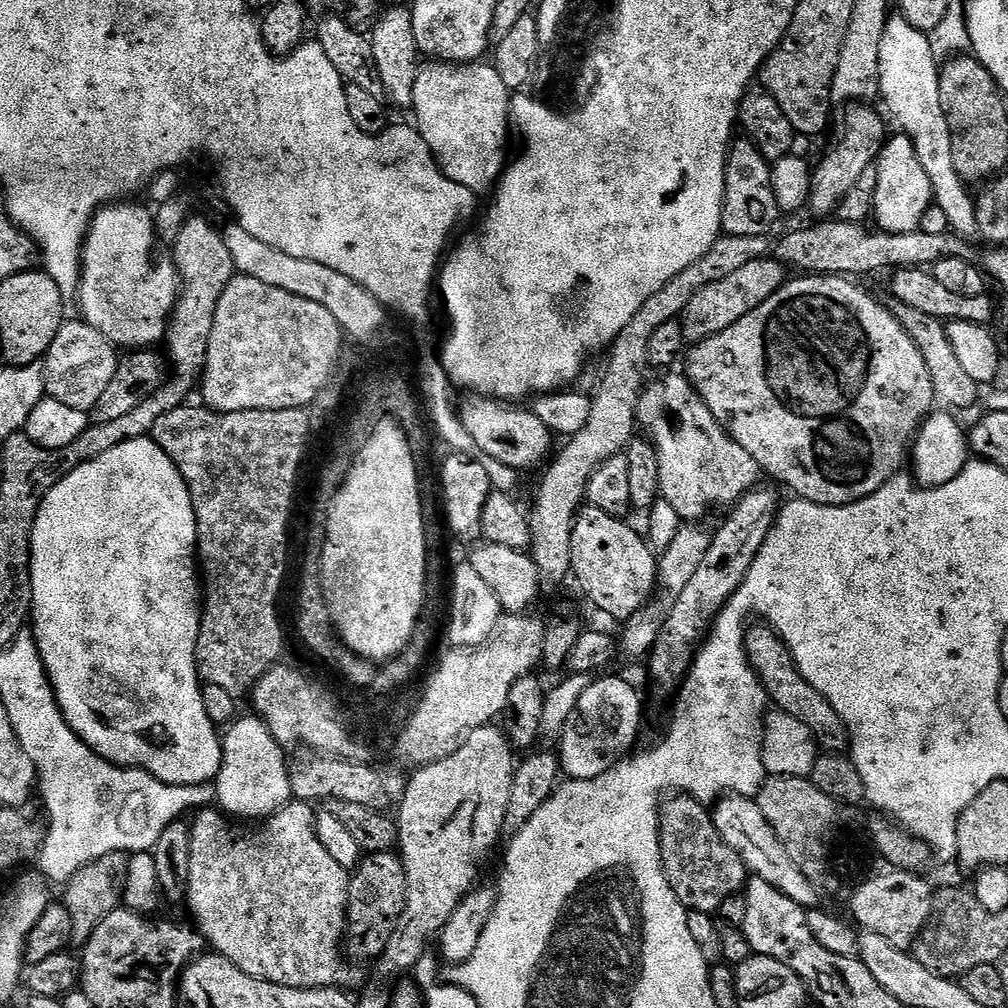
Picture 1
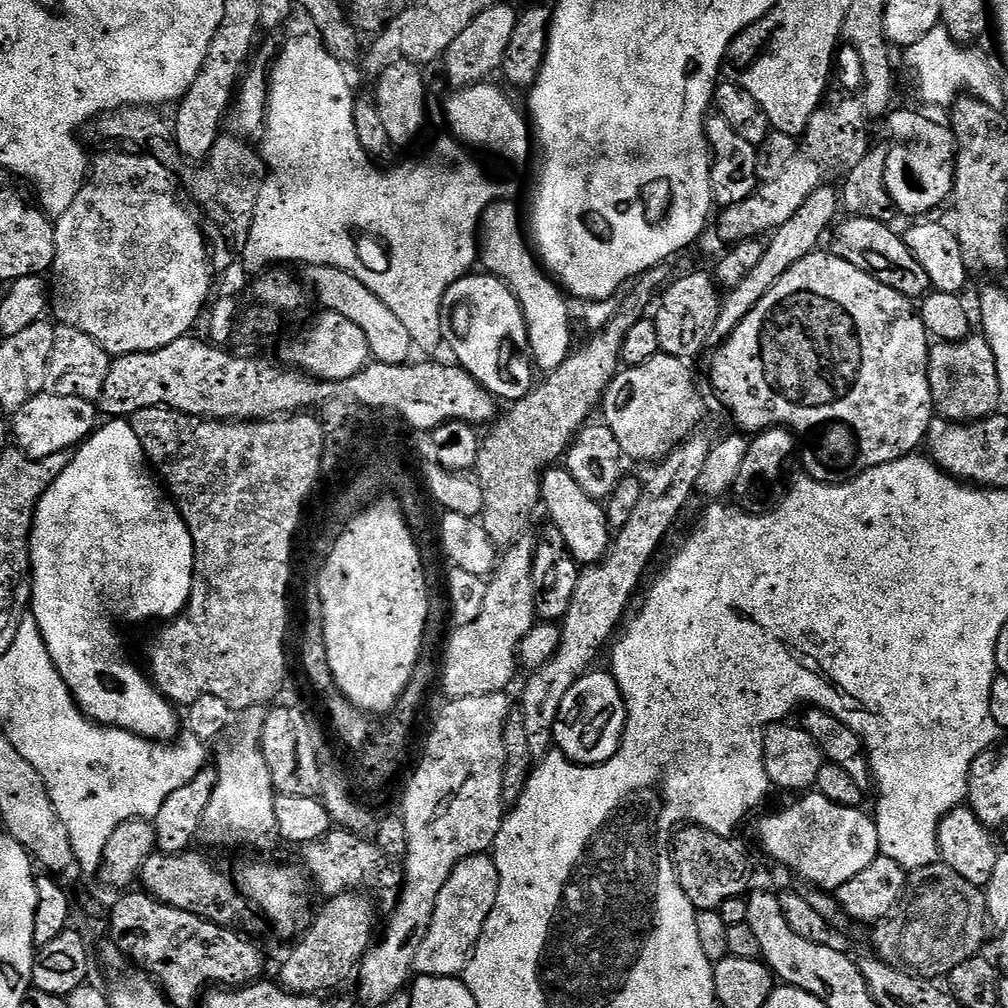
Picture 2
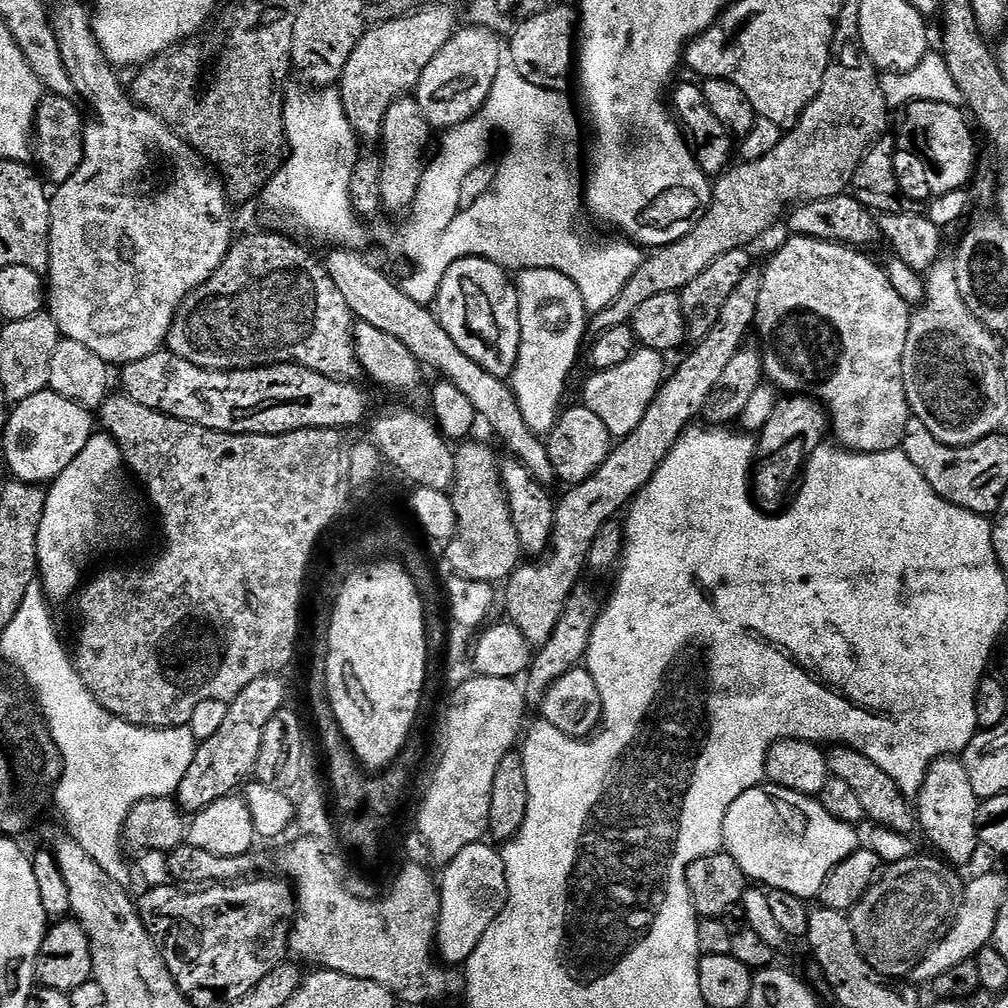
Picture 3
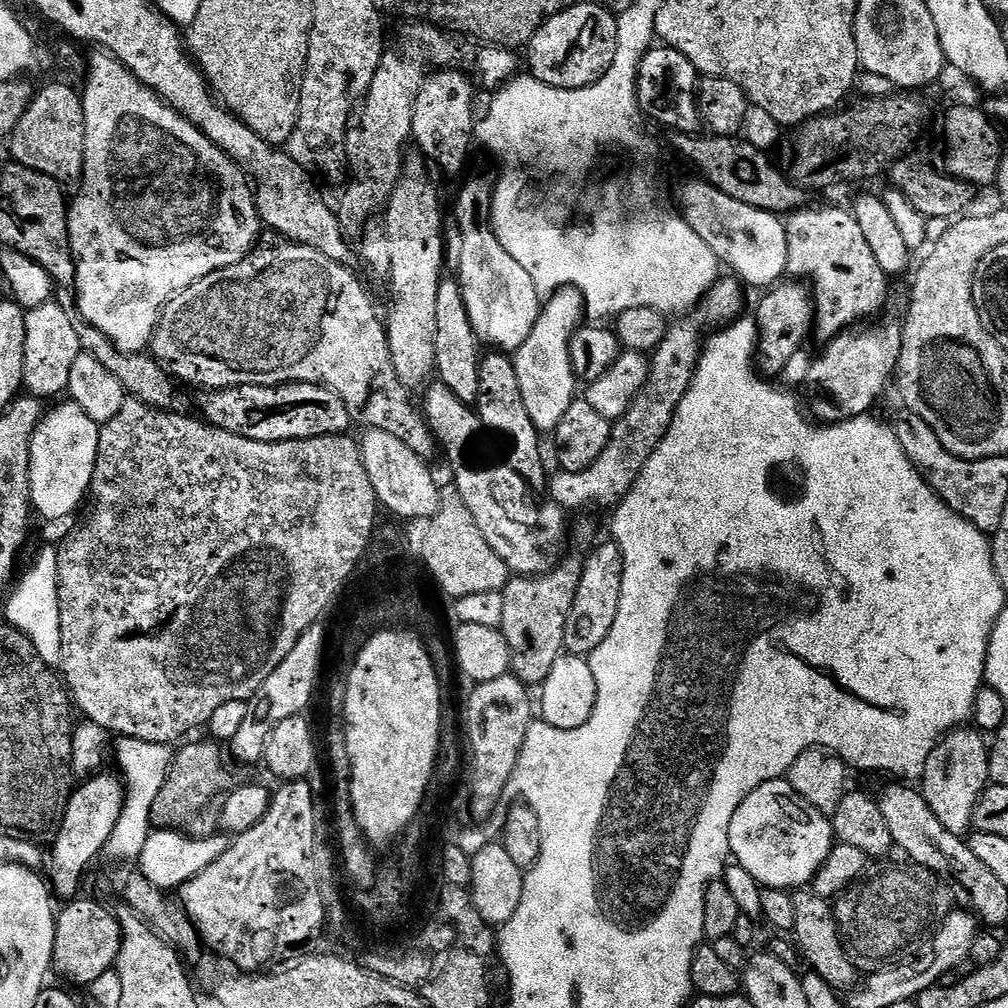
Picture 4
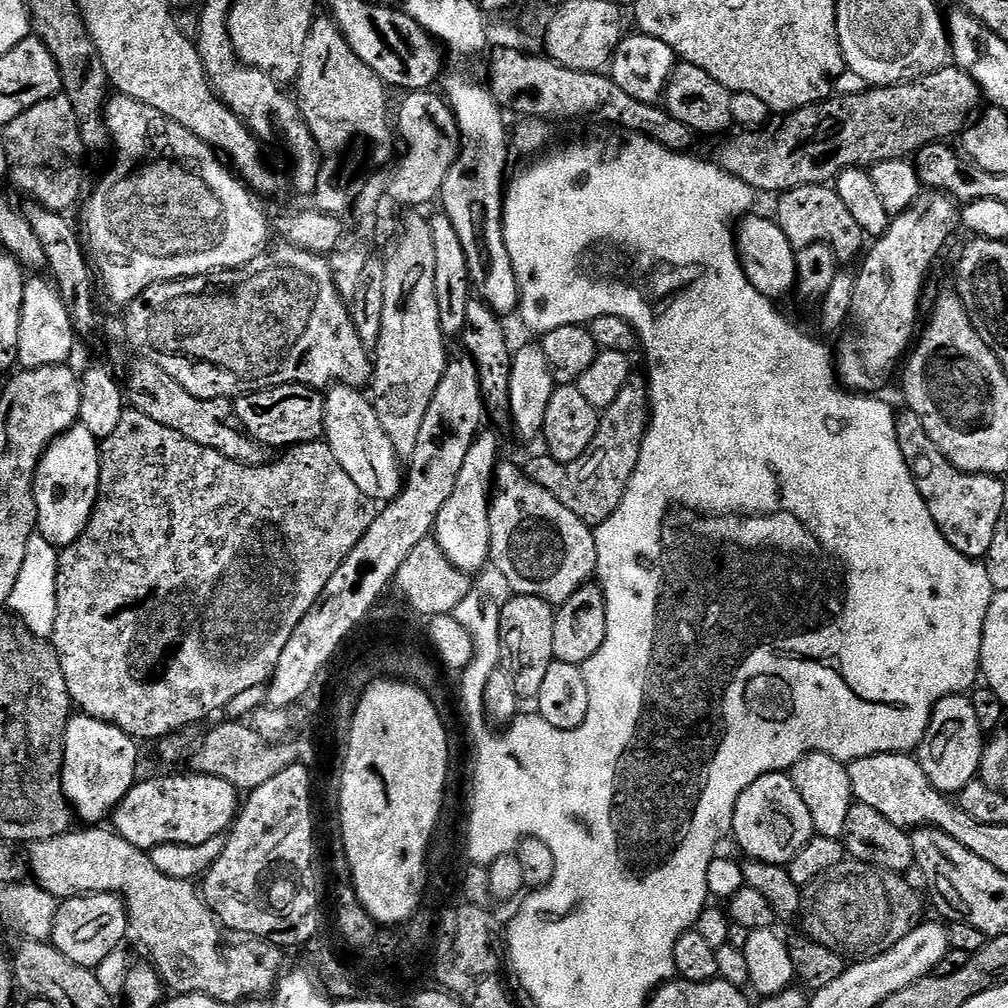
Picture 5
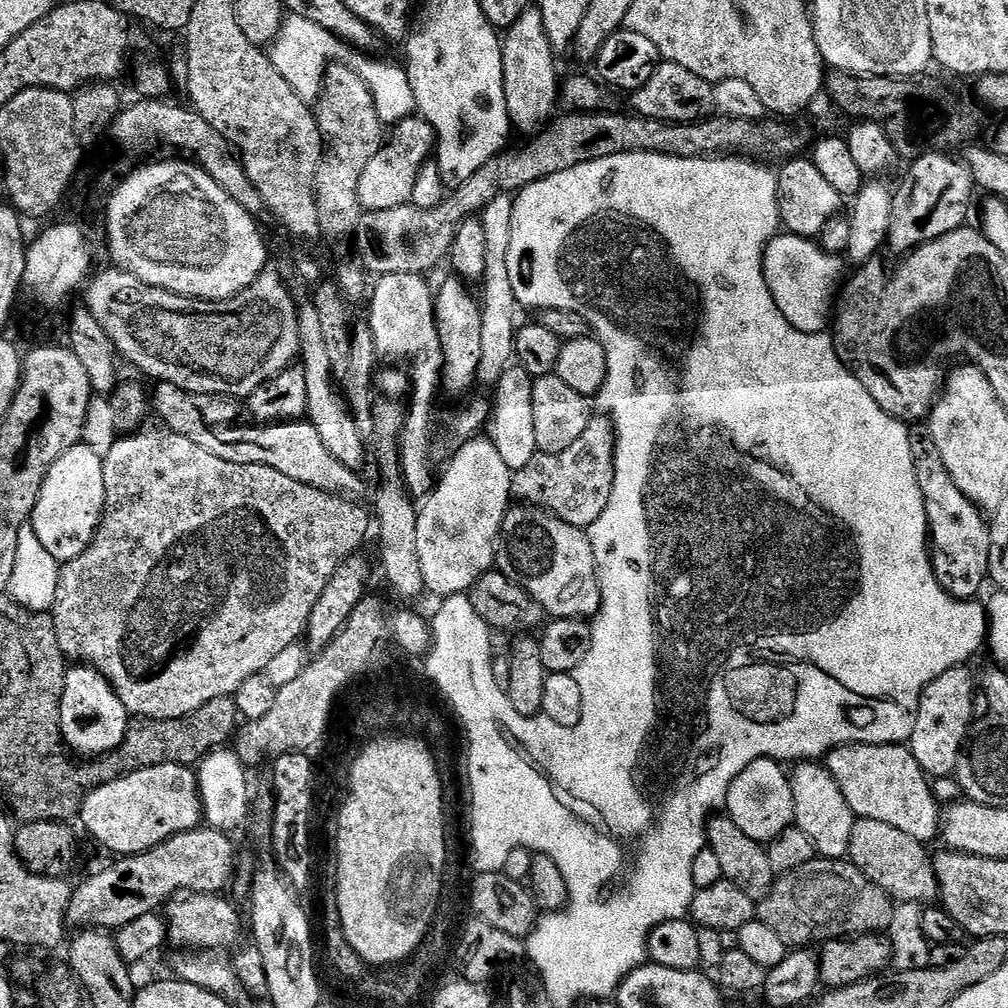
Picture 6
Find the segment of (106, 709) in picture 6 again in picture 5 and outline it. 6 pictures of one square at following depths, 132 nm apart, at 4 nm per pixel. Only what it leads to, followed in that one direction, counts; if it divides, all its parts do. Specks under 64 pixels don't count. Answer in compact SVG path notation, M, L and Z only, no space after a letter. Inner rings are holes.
M76 714L76 717L65 726L64 761L61 764L59 761L58 764L60 781L64 787L64 796L71 804L73 813L79 819L81 816L84 819L81 821L85 825L96 826L107 821L122 802L122 798L126 798L128 791L138 783L136 767L140 764L140 748L141 745L133 740L131 736L127 736L121 728L102 722L93 716Z

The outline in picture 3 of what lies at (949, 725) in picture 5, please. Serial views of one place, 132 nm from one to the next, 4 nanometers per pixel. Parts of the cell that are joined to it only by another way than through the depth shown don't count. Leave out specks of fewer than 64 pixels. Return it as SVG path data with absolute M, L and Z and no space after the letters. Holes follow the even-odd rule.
M960 758L937 760L918 799L919 821L923 827L924 824L928 827L933 842L940 847L940 854L958 866L970 863L982 849L982 800L972 781L969 765L964 765Z

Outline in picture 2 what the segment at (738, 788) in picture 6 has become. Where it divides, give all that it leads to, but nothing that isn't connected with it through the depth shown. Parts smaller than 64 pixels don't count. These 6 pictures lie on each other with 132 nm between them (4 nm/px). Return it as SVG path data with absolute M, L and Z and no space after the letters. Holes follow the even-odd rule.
M819 790L809 791L797 800L800 800L797 804L766 817L760 824L760 844L777 860L777 865L787 868L799 879L801 876L802 879L809 880L812 886L835 890L840 885L850 882L850 878L862 874L862 870L866 870L866 866L870 866L870 862L874 862L880 855L876 821L869 813L867 816L860 808L838 806L830 802L830 798L826 798Z

